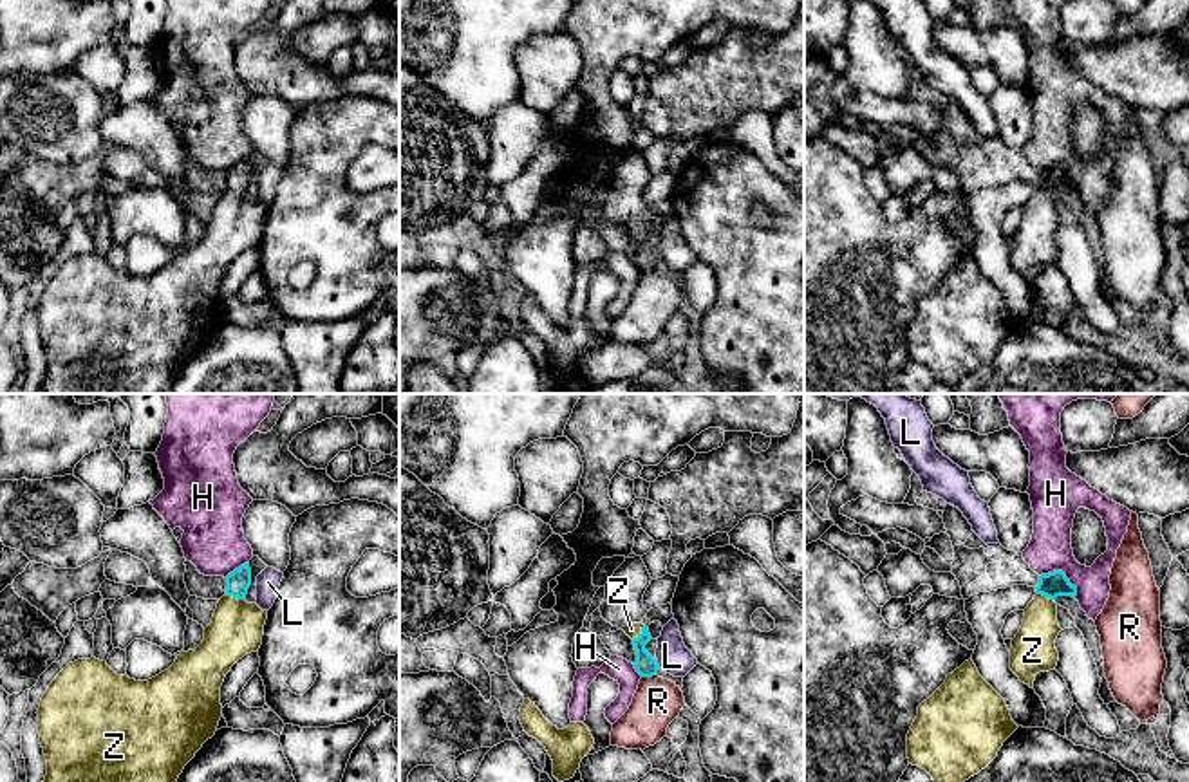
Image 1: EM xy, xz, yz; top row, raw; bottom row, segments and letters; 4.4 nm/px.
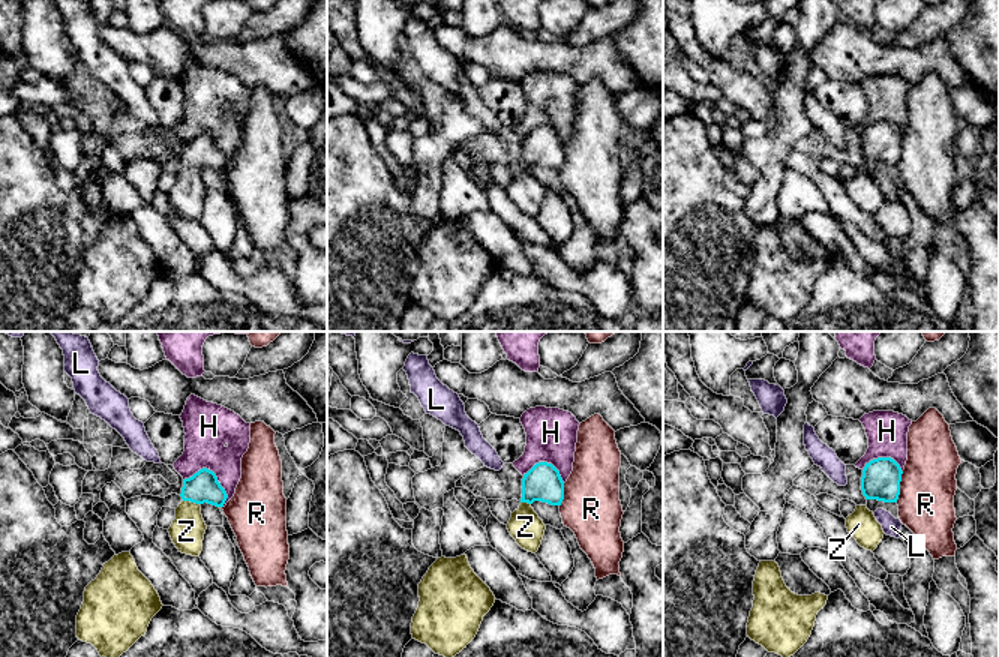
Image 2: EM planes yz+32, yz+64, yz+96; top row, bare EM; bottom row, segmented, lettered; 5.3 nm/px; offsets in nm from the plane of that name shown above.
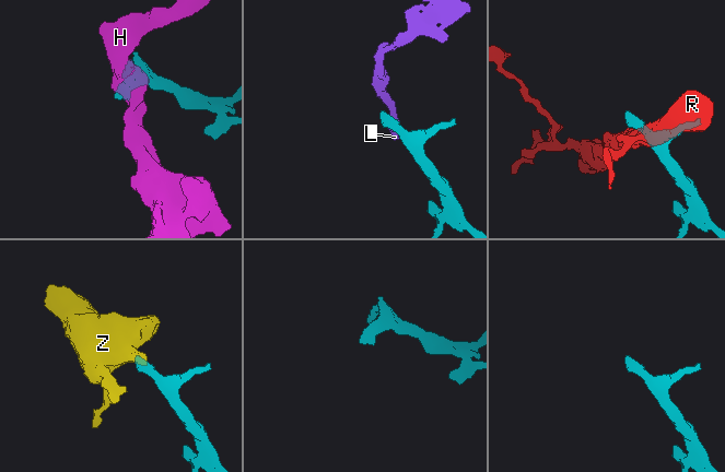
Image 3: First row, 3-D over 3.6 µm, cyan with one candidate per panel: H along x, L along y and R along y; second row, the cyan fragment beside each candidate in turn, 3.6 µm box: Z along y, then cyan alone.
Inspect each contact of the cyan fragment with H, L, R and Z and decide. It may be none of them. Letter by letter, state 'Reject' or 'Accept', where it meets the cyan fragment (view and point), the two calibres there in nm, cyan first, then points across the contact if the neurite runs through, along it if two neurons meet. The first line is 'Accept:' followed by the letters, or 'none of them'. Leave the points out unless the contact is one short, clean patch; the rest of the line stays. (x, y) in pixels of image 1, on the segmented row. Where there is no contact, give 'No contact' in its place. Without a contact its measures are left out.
Accept: Z
H: Reject. Touches cyan at yz (1063, 573). Thickness 110 nm (cyan) against 190 nm. Boundary: yz (1039, 575), (1061, 571), (1077, 595)
L: Reject. Touches cyan at xz (658, 665). Thickness 100 nm (cyan) against 150 nm
R: Reject. Touches cyan at xz (647, 676). Thickness 100 nm (cyan) against 220 nm
Z: Accept. Touches cyan at xy (235, 596). Thickness 110 nm (cyan) against 240 nm. Path across: xy (237, 582), (235, 596), (237, 627)

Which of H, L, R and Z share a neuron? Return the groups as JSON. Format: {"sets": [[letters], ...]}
{"sets": [["H"], ["L"], ["R"], ["Z"]]}

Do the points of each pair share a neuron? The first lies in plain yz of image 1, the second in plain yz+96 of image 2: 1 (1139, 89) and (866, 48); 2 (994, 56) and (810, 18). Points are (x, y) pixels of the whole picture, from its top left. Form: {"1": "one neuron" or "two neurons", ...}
{"1": "one neuron", "2": "two neurons"}

